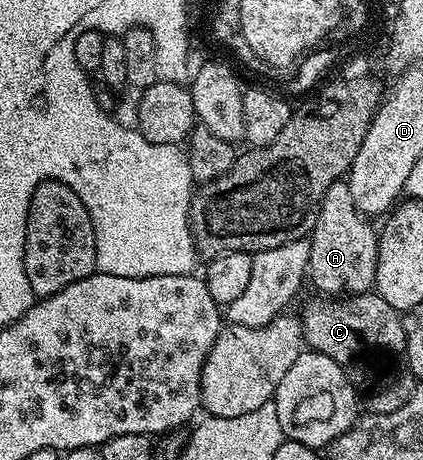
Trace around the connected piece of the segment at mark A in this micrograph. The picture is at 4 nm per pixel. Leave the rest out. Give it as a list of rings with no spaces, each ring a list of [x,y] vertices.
[[[339,180],[324,192],[318,219],[308,235],[310,244],[309,281],[322,296],[365,294],[373,287],[378,263],[379,231],[369,226],[367,219],[352,200],[350,183]]]

